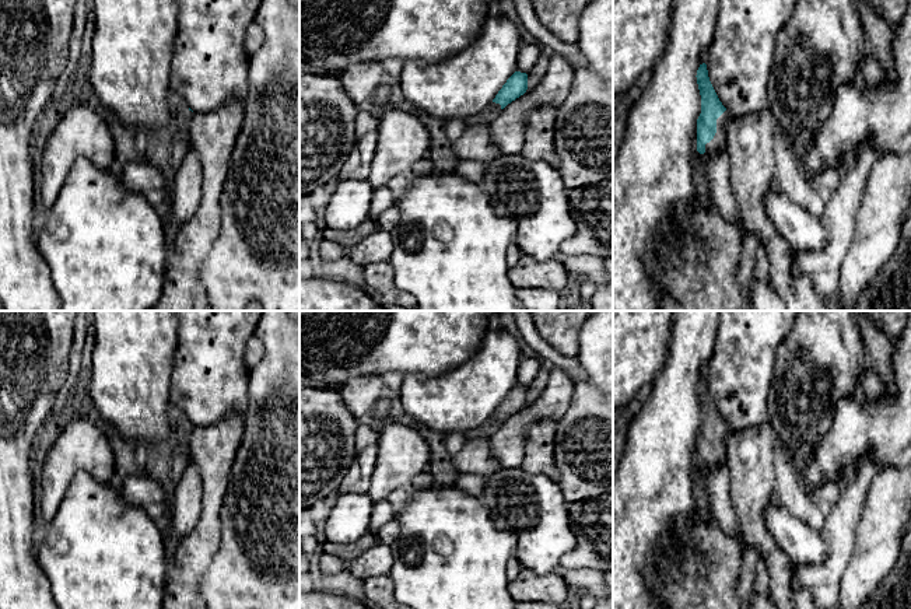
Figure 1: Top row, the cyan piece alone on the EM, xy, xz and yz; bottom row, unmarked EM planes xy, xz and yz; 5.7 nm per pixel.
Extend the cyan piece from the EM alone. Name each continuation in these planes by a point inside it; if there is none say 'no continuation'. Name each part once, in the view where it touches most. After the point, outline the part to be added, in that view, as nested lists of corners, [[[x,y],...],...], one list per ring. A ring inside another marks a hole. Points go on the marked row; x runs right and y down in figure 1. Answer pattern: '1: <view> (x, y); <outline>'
1: yz (718, 144); [[[728,109],[716,119],[716,133],[714,139],[705,144],[705,153],[725,153],[726,151],[726,132],[728,125],[735,116]]]

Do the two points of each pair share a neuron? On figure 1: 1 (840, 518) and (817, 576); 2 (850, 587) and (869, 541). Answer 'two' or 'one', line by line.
1: one
2: one

